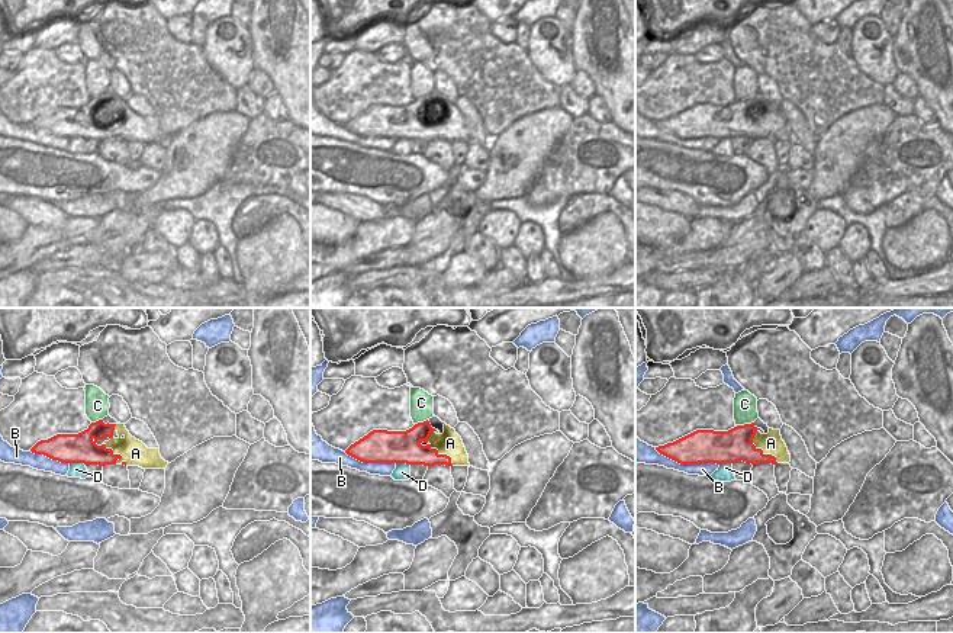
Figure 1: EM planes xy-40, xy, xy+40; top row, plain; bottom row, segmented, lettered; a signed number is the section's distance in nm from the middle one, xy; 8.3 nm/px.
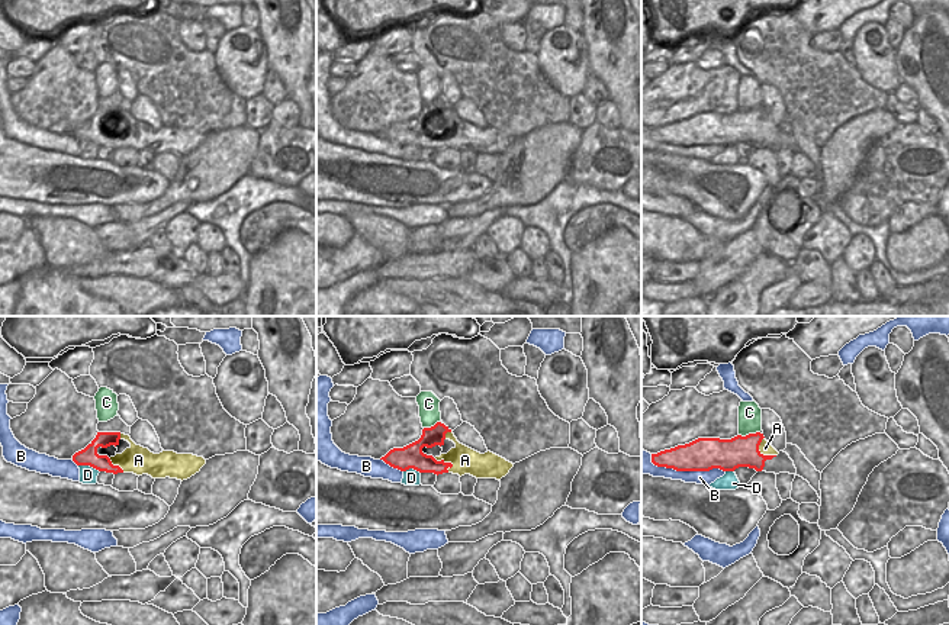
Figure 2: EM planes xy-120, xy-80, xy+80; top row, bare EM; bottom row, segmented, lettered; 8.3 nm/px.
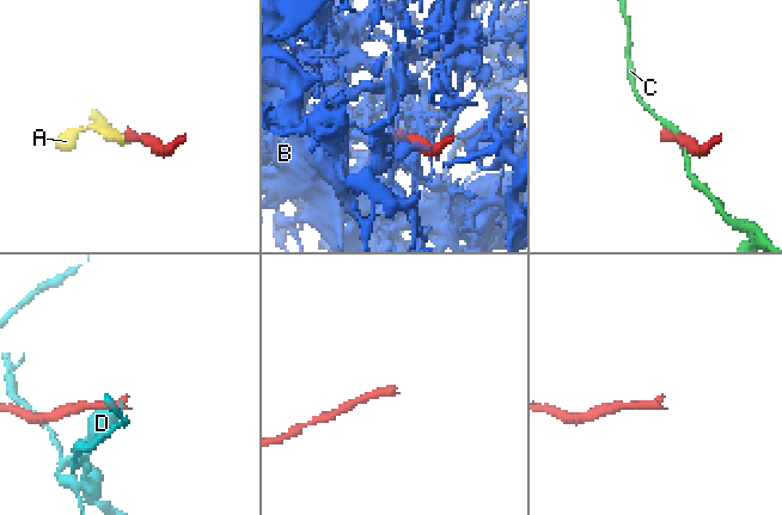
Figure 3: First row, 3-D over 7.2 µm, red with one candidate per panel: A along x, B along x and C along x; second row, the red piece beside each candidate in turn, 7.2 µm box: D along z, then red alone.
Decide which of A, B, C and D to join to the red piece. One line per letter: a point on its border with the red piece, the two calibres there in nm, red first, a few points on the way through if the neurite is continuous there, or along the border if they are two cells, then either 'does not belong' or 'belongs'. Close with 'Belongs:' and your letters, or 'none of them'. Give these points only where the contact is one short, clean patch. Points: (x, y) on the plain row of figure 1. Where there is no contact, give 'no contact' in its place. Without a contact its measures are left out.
A: meets red in xy at (437, 125); 240 nm thick on the red side, 200 nm on the other; belongs
B: meets red in xy+40 at (686, 138); 280 nm thick on the red side, 120 nm on the other; does not belong
C: meets red in xy+40 at (744, 99); 280 nm thick on the red side, 190 nm on the other; border along xy+40 (753, 96), (737, 100); does not belong
D: meets red in xy-40 at (77, 137); 240 nm thick on the red side, 120 nm on the other; border along xy-40 (84, 138), (70, 140); does not belong
Belongs: A

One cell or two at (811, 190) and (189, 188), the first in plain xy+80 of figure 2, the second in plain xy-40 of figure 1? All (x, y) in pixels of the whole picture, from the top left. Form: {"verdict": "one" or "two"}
{"verdict": "two"}

